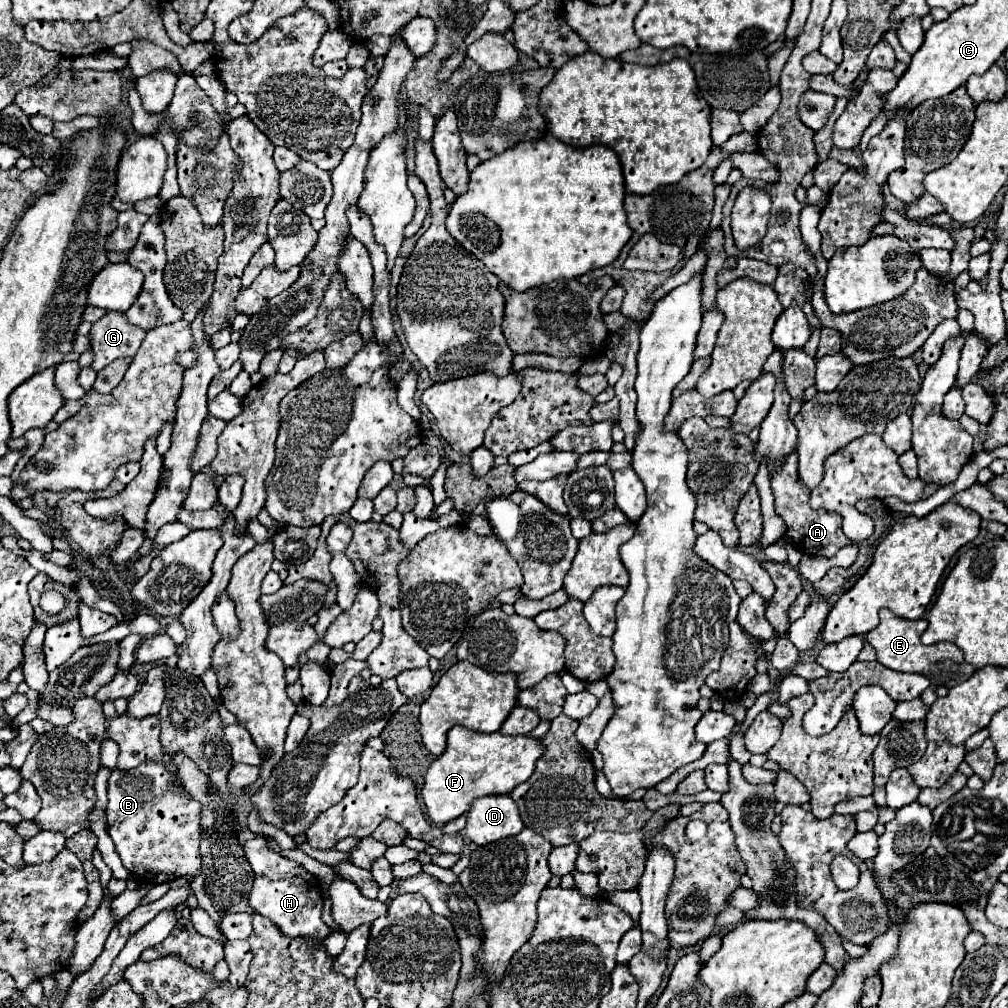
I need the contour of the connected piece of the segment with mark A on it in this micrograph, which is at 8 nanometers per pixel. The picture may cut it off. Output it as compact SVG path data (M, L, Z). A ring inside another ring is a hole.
M790 454L784 458L784 462L780 466L776 466L774 474L770 476L770 486L776 498L776 514L782 516L782 520L786 522L788 530L786 530L786 540L792 542L796 546L796 550L800 550L802 554L810 554L810 556L826 556L832 558L840 548L844 546L852 546L856 542L848 540L842 532L842 516L840 514L830 514L830 512L816 512L808 506L808 490L802 488L798 484L798 456Z

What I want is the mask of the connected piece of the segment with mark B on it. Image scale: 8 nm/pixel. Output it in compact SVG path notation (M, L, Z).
M142 762L138 768L132 768L132 770L118 770L114 768L112 770L112 776L108 778L108 808L106 808L106 820L108 820L108 834L112 836L114 840L114 846L116 846L116 852L118 856L122 858L122 866L134 876L138 878L140 882L150 882L150 880L176 880L180 876L196 876L200 872L200 860L198 860L198 844L200 844L200 810L202 810L202 804L200 802L194 802L186 792L180 792L178 784L174 784L174 776L172 776L172 770L168 770L166 762Z

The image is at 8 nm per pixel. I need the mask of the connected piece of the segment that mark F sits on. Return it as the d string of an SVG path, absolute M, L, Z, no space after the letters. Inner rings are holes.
M464 726L450 728L446 750L434 758L424 778L422 800L426 804L426 814L434 824L444 826L462 816L478 796L510 794L518 784L532 776L534 764L540 756L542 744L532 736L504 736L500 732L480 734L470 732Z

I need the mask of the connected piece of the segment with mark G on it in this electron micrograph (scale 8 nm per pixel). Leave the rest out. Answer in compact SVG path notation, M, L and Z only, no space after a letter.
M106 312L98 322L90 328L90 352L94 354L94 362L90 368L102 370L110 362L118 358L132 358L140 348L148 330L140 330L128 322L126 314Z

